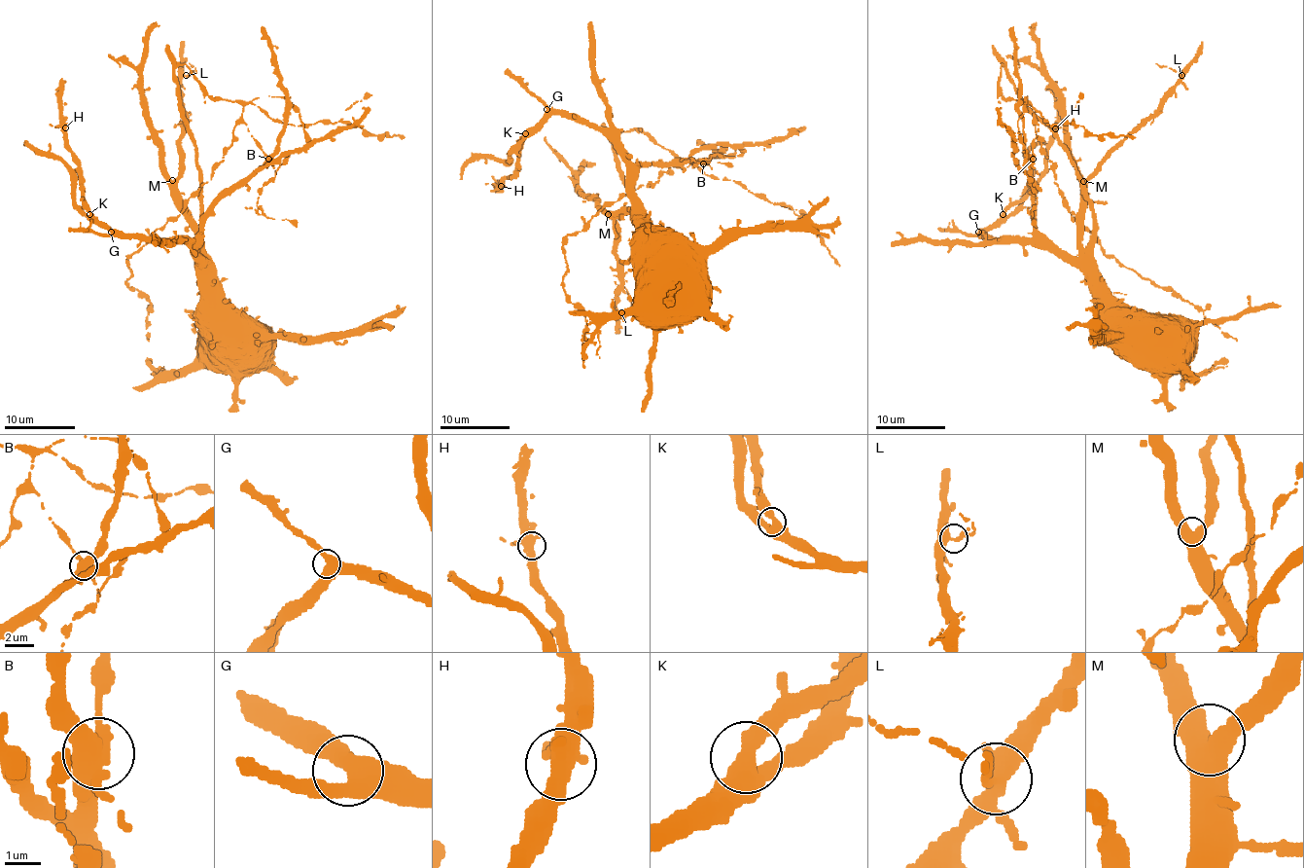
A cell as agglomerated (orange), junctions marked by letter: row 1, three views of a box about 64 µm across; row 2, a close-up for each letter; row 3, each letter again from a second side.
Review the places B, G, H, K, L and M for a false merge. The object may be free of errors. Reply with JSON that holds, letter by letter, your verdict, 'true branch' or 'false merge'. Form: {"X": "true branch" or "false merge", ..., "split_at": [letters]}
{"B": "true branch", "G": "true branch", "H": "true branch", "K": "true branch", "L": "true branch", "M": "true branch", "split_at": []}

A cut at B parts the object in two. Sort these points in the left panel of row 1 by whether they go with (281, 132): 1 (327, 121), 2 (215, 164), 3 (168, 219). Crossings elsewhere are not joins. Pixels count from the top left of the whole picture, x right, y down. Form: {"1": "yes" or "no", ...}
{"1": "no", "2": "no", "3": "no"}

